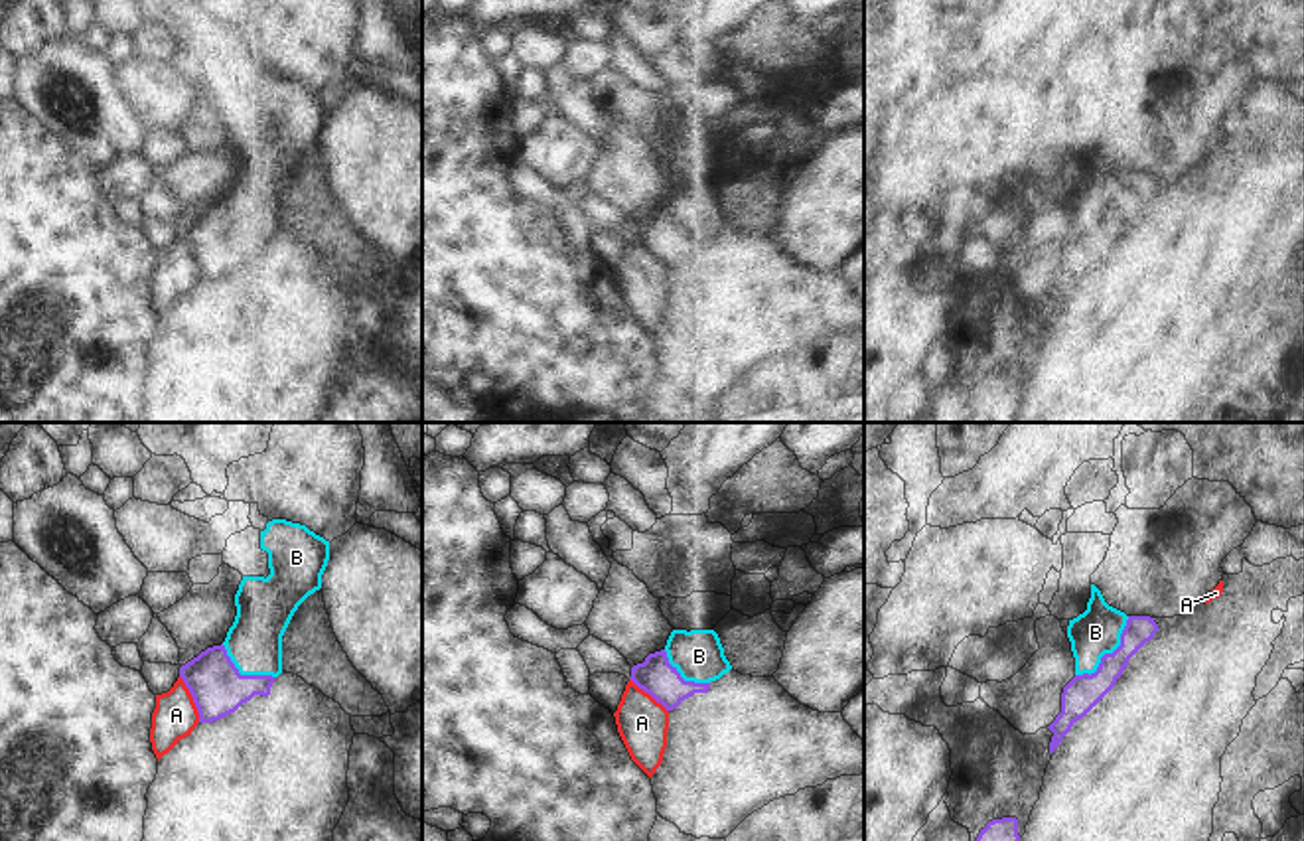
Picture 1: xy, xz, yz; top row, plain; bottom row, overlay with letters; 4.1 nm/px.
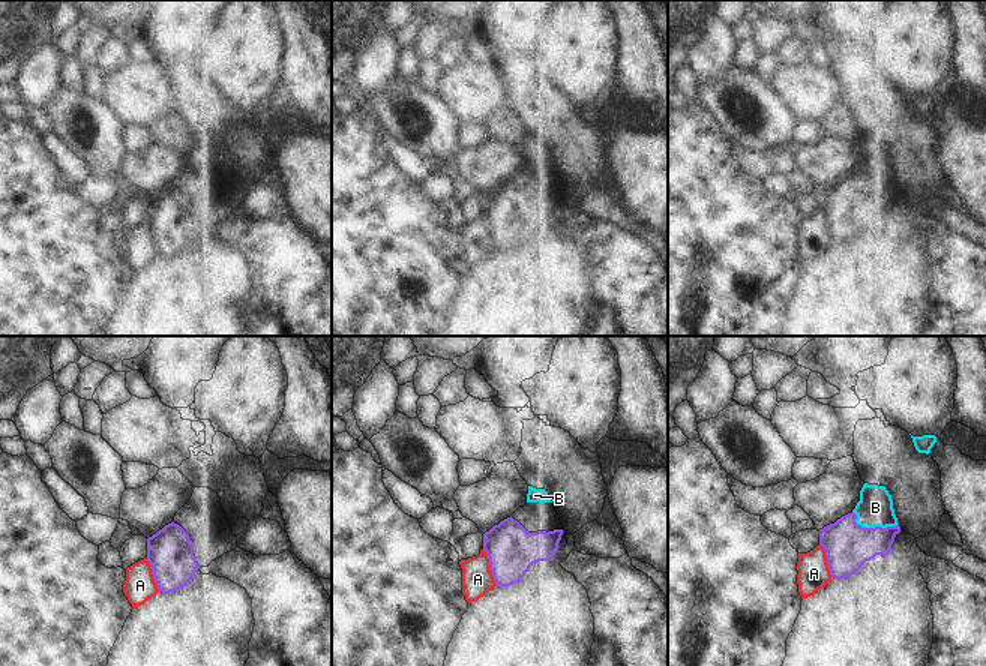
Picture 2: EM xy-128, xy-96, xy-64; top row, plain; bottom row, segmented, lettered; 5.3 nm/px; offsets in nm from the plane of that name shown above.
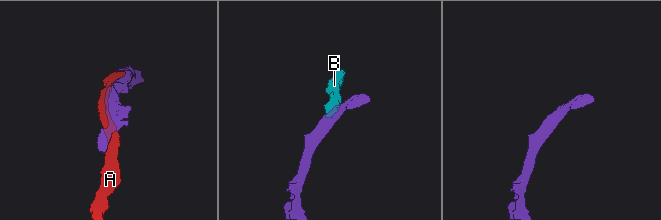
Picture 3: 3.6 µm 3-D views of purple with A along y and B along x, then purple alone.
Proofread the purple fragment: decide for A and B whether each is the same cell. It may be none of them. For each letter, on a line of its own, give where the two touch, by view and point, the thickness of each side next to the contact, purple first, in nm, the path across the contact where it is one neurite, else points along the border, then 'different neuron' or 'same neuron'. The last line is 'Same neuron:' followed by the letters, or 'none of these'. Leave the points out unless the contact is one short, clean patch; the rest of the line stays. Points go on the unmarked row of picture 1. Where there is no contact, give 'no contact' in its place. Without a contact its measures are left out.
A: meets purple in xy at (194, 257); 220 nm thick on the purple side, 180 nm on the other; different neuron
B: meets purple in yz at (1107, 212); 150 nm thick on the purple side, 190 nm on the other; runs through yz (1082, 251), (1107, 212), (1095, 190); same neuron
Same neuron: B

